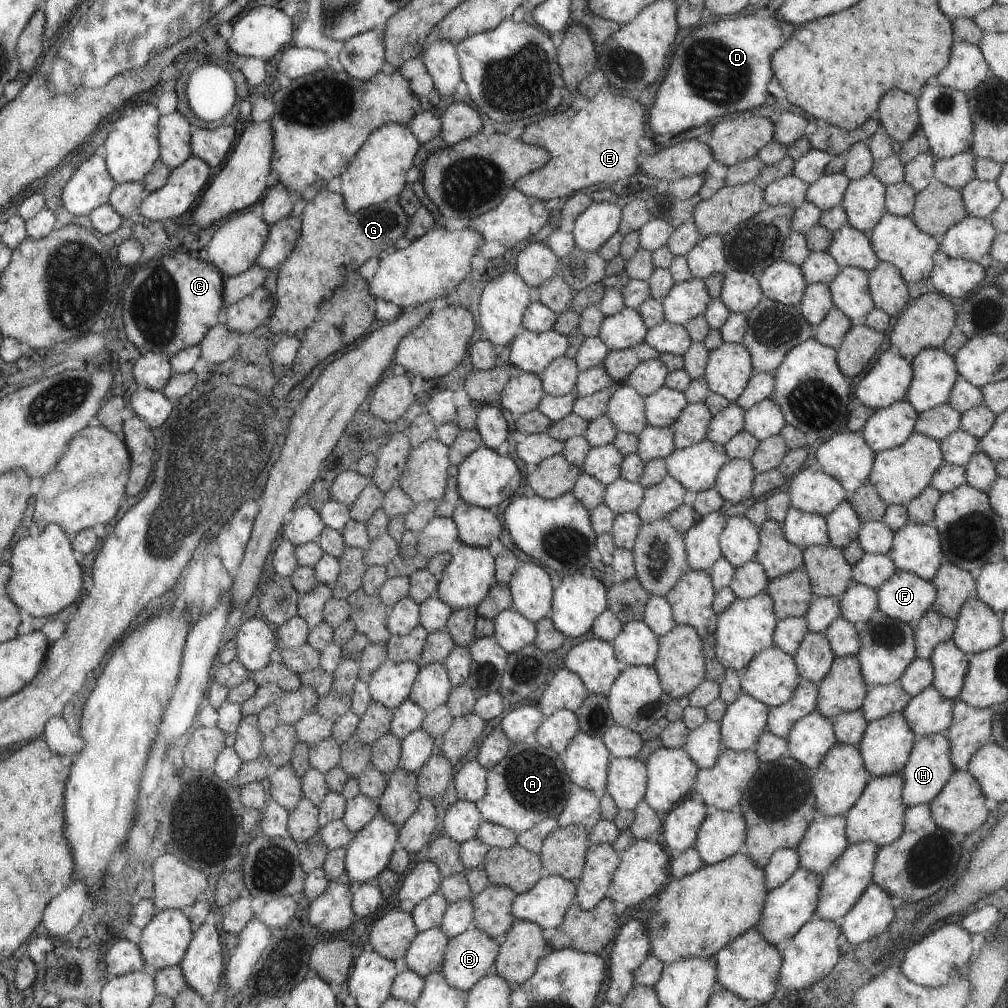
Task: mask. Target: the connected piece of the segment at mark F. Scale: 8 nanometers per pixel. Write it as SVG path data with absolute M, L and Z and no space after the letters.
M895 570L876 588L877 609L883 616L913 625L927 612L935 595L931 581Z

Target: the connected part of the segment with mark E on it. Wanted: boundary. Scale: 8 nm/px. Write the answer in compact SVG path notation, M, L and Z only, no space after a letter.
M606 89L591 98L575 91L568 108L529 124L518 137L525 144L546 150L549 160L541 168L517 179L512 188L551 204L591 184L613 184L630 177L639 166L635 157L639 153L637 140L643 136L643 130L645 108L634 98L627 94L613 95Z

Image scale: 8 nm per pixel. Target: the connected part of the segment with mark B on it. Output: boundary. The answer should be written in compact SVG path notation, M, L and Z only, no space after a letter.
M469 926L461 934L449 939L443 950L441 978L451 988L469 990L483 976L491 972L499 940Z

